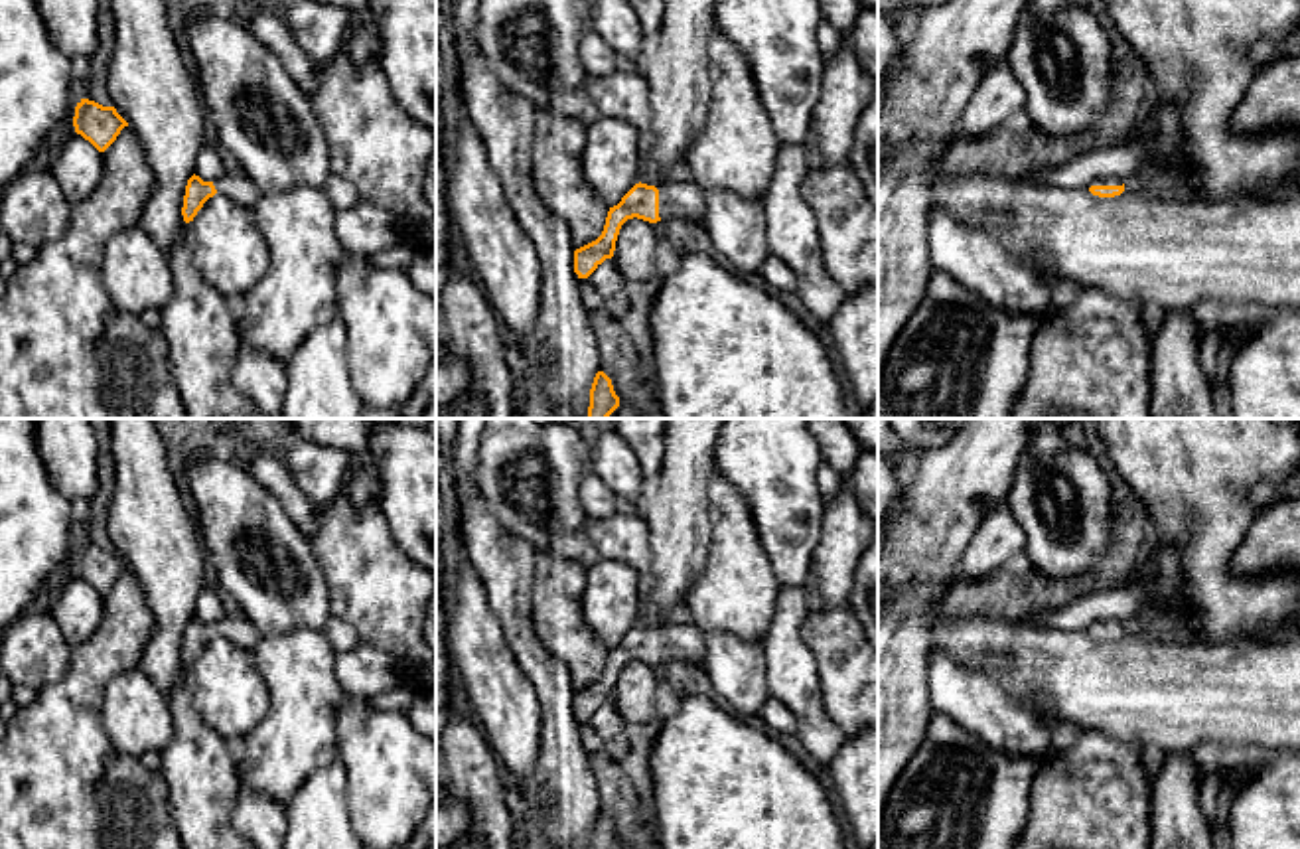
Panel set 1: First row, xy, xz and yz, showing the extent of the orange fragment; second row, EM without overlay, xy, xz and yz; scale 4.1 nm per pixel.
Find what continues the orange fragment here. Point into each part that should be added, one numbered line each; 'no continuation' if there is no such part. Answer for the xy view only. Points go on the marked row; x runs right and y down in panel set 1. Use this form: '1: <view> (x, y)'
1: xy (239, 188)

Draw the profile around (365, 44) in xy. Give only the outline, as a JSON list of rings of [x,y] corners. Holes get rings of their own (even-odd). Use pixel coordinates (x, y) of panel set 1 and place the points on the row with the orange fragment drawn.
[[[369,4],[357,16],[359,16],[359,30],[345,43],[349,57],[355,63],[367,63],[371,59],[381,59],[383,45],[381,45],[377,16],[373,14]]]

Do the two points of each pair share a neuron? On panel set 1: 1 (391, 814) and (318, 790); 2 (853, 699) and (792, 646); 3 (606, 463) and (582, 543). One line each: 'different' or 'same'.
1: different
2: different
3: different

